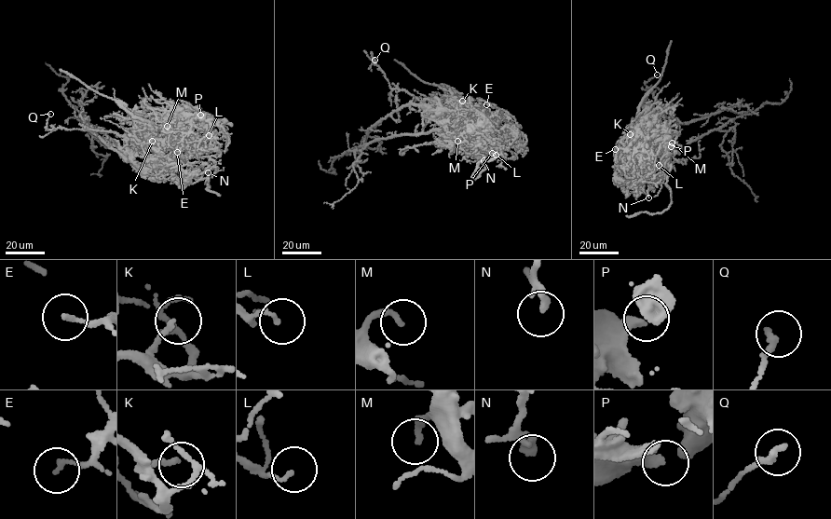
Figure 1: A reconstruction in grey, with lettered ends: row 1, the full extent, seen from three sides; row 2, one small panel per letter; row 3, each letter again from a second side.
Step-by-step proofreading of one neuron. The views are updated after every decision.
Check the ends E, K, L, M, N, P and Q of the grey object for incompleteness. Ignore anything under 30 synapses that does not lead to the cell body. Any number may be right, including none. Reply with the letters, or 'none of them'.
none of them

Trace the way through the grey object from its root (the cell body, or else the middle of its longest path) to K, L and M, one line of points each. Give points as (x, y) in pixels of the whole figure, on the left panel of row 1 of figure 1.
K: (147, 141), (159, 147), (159, 160), (156, 163), (142, 146), (143, 143), (152, 141)
L: (147, 141), (145, 136), (154, 130), (178, 124), (193, 111), (201, 116), (209, 135)
M: (147, 141), (145, 138), (149, 133), (165, 129), (167, 126)

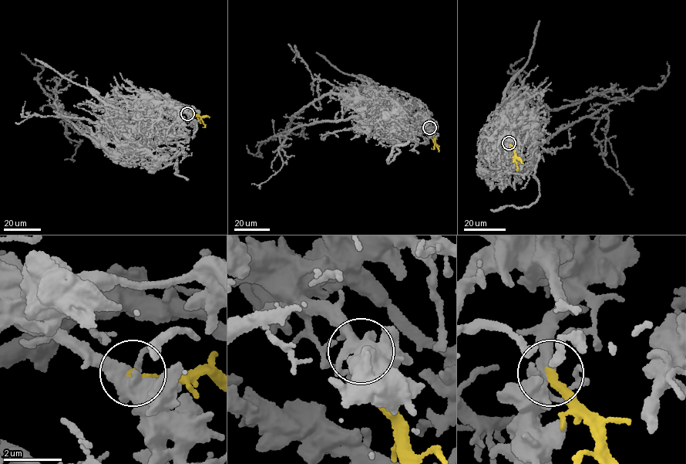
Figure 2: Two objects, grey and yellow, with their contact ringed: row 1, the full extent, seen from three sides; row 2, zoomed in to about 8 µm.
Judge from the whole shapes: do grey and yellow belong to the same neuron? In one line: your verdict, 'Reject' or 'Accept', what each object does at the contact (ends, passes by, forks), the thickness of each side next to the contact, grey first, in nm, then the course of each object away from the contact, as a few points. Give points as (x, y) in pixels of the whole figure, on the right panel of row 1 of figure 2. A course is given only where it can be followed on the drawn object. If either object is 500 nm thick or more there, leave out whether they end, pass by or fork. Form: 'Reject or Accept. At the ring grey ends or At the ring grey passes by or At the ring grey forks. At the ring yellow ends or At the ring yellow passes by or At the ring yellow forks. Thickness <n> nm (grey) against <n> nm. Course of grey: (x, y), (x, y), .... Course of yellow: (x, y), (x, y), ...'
Accept. At the ring grey forks. At the ring yellow ends. Thickness 360 nm (grey) against 280 nm. Course of grey: (509, 143), (506, 128), (539, 143), (597, 118), (593, 137), (606, 164), (633, 189). Course of yellow: (509, 143), (513, 150), (517, 170)

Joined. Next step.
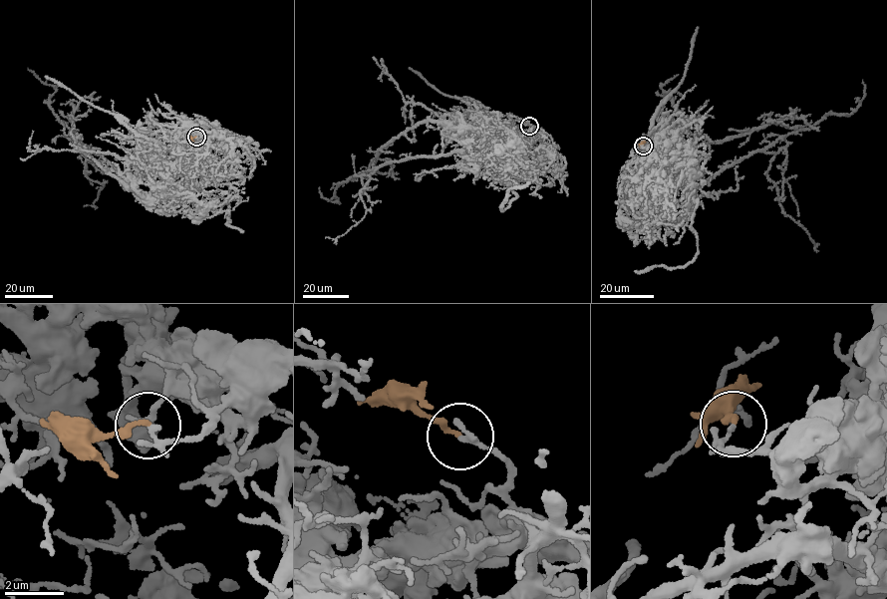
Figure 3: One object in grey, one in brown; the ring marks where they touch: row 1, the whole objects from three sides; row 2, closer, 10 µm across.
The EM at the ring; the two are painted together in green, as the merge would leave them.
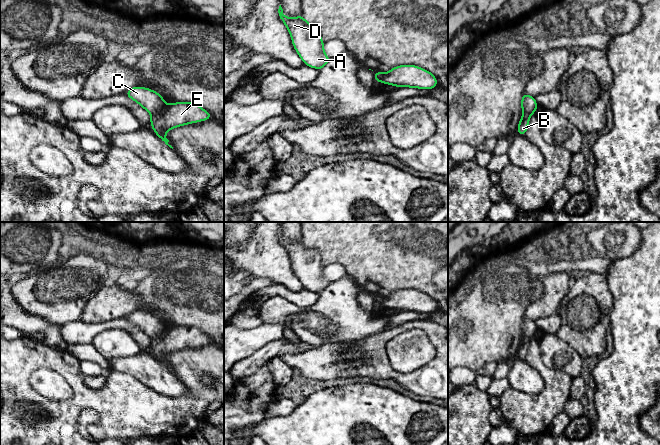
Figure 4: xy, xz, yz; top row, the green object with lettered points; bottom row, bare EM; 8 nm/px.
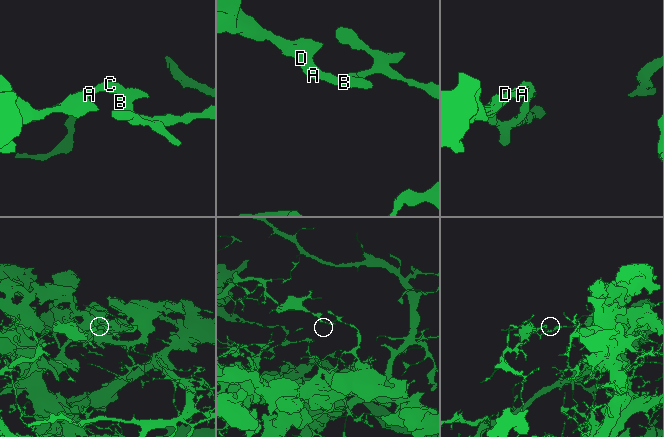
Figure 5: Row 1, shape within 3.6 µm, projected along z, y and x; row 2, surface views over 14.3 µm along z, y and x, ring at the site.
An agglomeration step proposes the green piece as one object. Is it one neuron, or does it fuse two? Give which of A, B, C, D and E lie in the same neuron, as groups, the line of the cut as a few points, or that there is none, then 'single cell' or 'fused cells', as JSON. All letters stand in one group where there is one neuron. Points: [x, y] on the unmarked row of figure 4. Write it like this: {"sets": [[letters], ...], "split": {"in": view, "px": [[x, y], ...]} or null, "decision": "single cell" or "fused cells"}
{"sets": [["A", "C", "D"], ["B", "E"]], "split": {"in": "xy", "px": [[165, 330], [152, 339]]}, "decision": "fused cells"}

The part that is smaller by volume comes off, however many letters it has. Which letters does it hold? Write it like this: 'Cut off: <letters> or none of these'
Cut off: A, C, D

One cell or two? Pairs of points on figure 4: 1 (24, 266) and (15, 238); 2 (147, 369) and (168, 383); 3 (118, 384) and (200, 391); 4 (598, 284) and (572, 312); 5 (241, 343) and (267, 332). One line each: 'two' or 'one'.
1: one
2: one
3: one
4: one
5: one

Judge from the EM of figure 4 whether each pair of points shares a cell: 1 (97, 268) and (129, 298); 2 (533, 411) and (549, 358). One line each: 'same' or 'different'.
1: different
2: different

